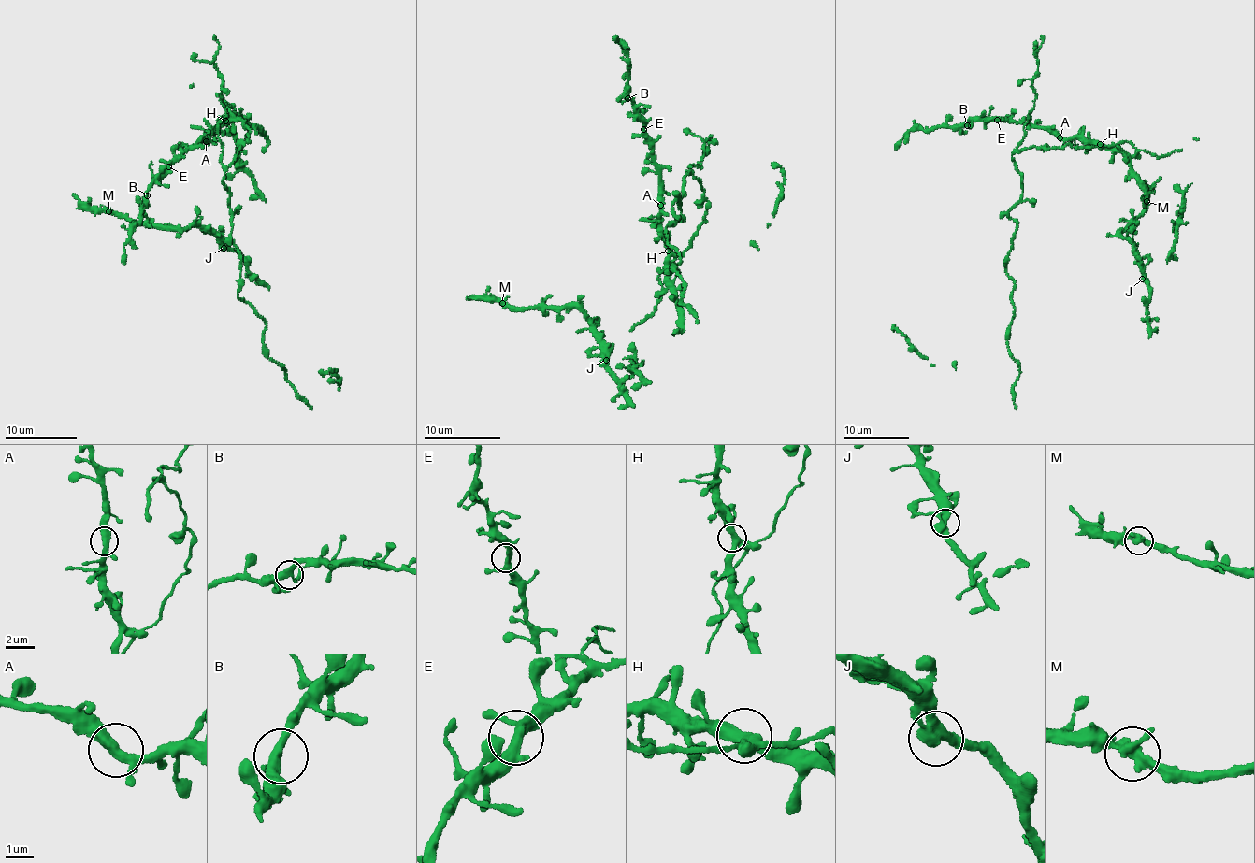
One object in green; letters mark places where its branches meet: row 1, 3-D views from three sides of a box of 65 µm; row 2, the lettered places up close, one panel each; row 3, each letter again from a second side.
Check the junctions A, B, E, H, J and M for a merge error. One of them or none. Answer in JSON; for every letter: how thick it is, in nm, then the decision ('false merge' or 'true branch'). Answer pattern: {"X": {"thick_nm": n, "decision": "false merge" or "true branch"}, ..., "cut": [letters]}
{"A": {"thick_nm": 360, "decision": "true branch"}, "B": {"thick_nm": 400, "decision": "true branch"}, "E": {"thick_nm": 360, "decision": "true branch"}, "H": {"thick_nm": 360, "decision": "true branch"}, "J": {"thick_nm": 480, "decision": "true branch"}, "M": {"thick_nm": 400, "decision": "true branch"}, "cut": []}

